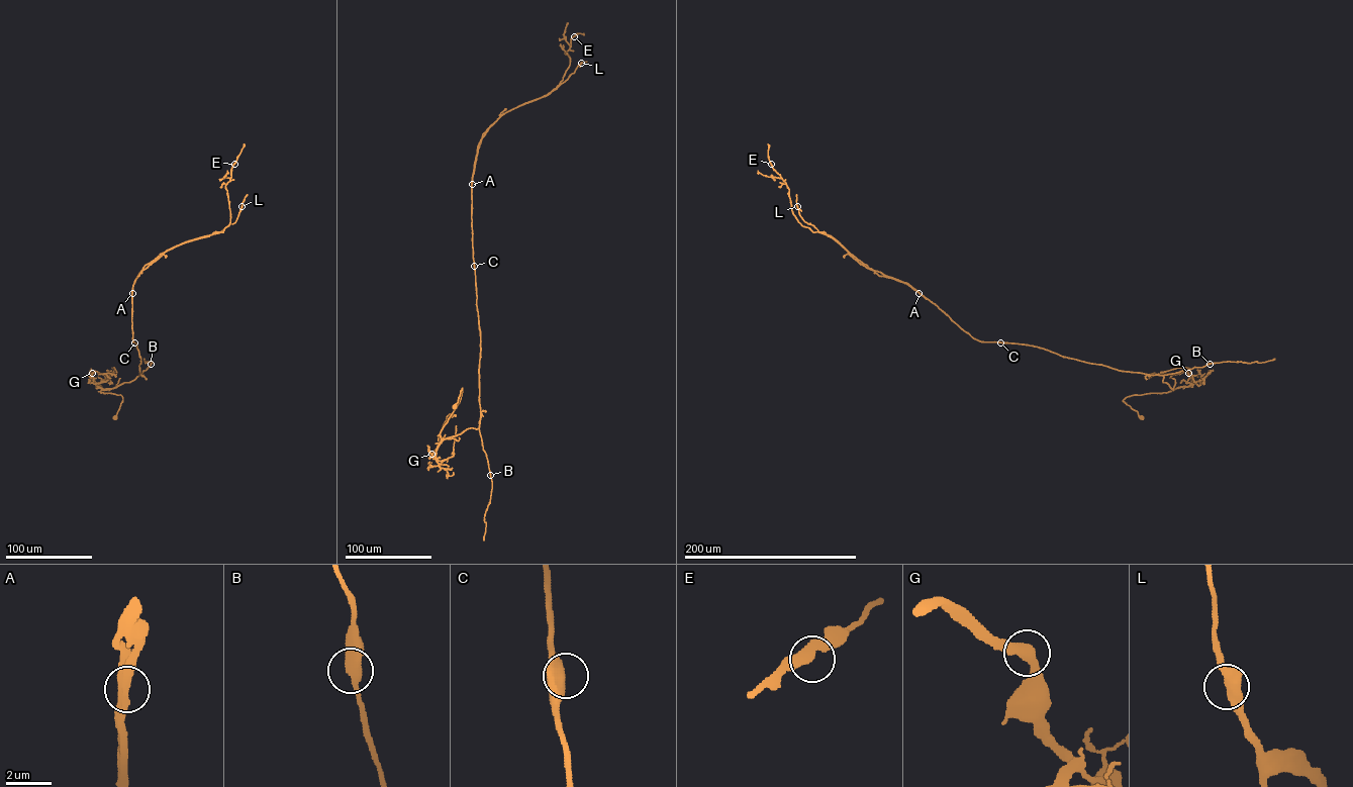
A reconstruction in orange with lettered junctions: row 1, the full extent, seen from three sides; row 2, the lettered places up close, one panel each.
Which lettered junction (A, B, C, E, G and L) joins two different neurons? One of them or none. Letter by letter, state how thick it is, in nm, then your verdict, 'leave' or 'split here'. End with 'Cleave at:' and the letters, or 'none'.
A: calibre 480 nm; split here
B: calibre 500 nm; leave
C: calibre 550 nm; leave
E: calibre 500 nm; leave
G: calibre 440 nm; leave
L: calibre 500 nm; leave
Cleave at: A

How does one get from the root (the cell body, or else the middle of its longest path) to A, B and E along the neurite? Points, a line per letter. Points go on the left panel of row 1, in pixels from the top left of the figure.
A: (115, 417), (123, 397), (101, 392), (100, 388), (115, 387), (140, 375), (140, 358), (132, 339), (132, 293)
B: (115, 417), (123, 397), (101, 392), (100, 388), (111, 388), (132, 381), (151, 364)
E: (115, 417), (123, 397), (100, 388), (140, 375), (133, 284), (166, 252), (223, 232), (234, 164)

